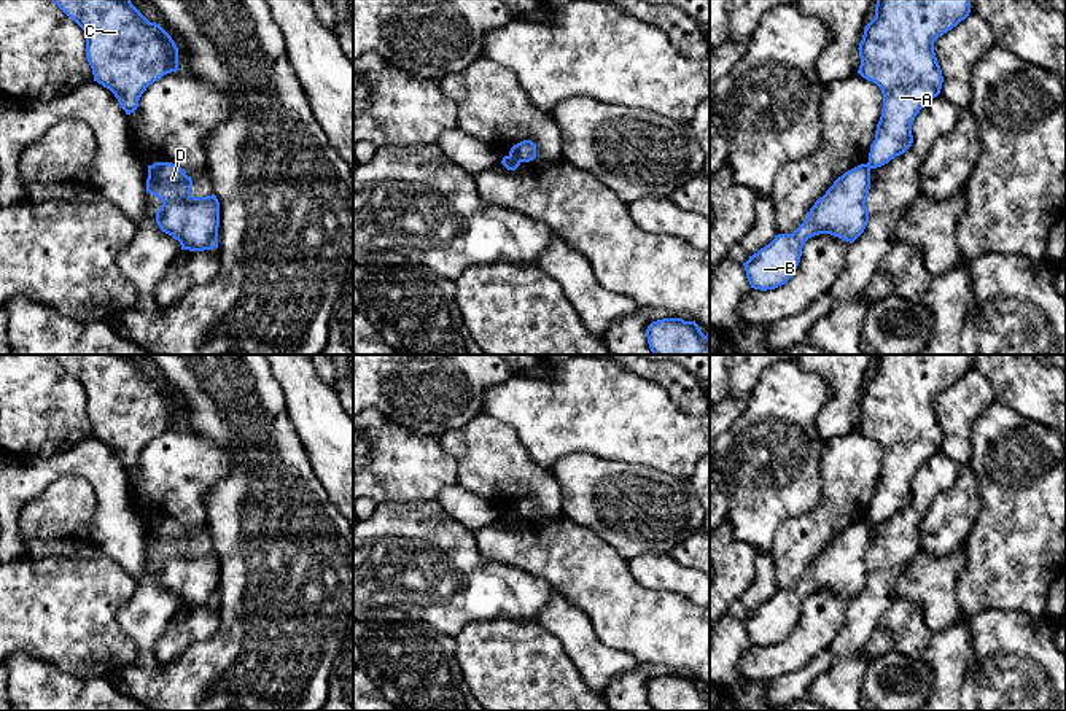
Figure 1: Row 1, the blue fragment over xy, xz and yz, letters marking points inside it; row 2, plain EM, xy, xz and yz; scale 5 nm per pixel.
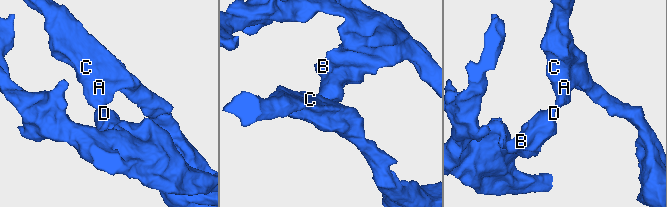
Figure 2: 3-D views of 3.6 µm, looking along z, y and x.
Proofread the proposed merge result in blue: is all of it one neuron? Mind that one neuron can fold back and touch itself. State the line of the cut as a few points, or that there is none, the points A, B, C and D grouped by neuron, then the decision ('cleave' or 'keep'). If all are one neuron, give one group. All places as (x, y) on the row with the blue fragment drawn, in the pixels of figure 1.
cut xz (509, 155), (522, 161); groups A C / B D; cleave

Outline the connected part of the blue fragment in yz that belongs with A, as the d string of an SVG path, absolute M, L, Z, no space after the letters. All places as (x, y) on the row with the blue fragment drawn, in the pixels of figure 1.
M877 0L875 17L859 43L858 73L875 83L883 94L881 116L870 145L869 167L877 169L904 154L913 143L915 116L940 94L943 76L934 41L971 13L969 0Z

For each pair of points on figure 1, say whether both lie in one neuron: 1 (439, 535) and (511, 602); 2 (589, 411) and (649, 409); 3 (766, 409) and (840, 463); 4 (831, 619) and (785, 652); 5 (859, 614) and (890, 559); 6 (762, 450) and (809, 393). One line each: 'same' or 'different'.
1: same
2: same
3: different
4: same
5: same
6: same

